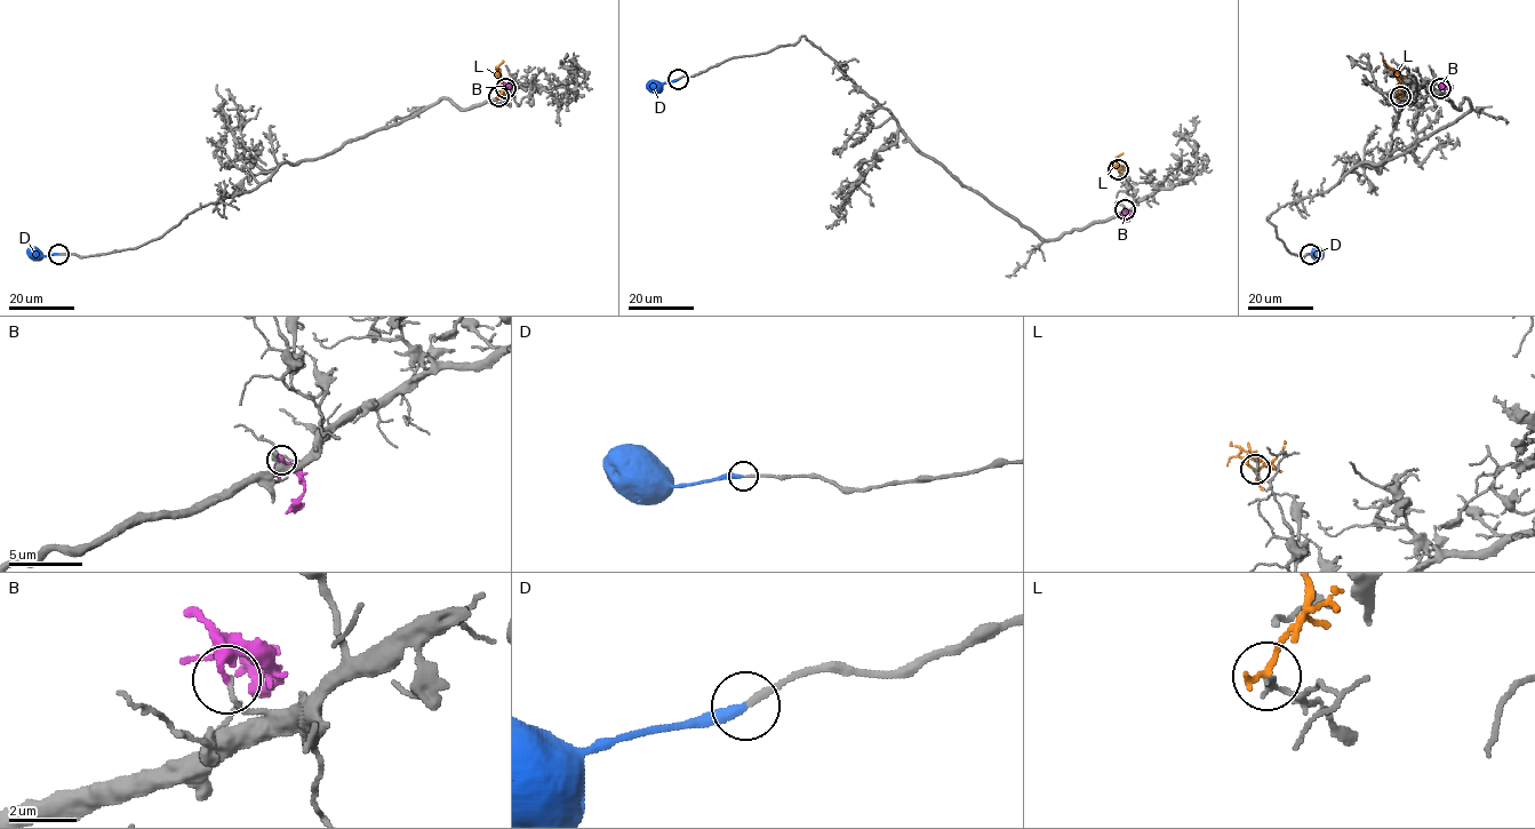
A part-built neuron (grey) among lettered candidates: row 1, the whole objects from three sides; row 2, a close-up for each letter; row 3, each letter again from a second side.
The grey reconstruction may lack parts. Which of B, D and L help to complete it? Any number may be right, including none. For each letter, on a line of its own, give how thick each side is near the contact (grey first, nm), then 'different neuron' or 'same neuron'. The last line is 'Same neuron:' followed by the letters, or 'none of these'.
B: 110 nm thick on the grey side, 240 nm on the other; different neuron
D: 200 nm thick on the grey side, 280 nm on the other; same neuron
L: 180 nm thick on the grey side, 200 nm on the other; different neuron
Same neuron: D

